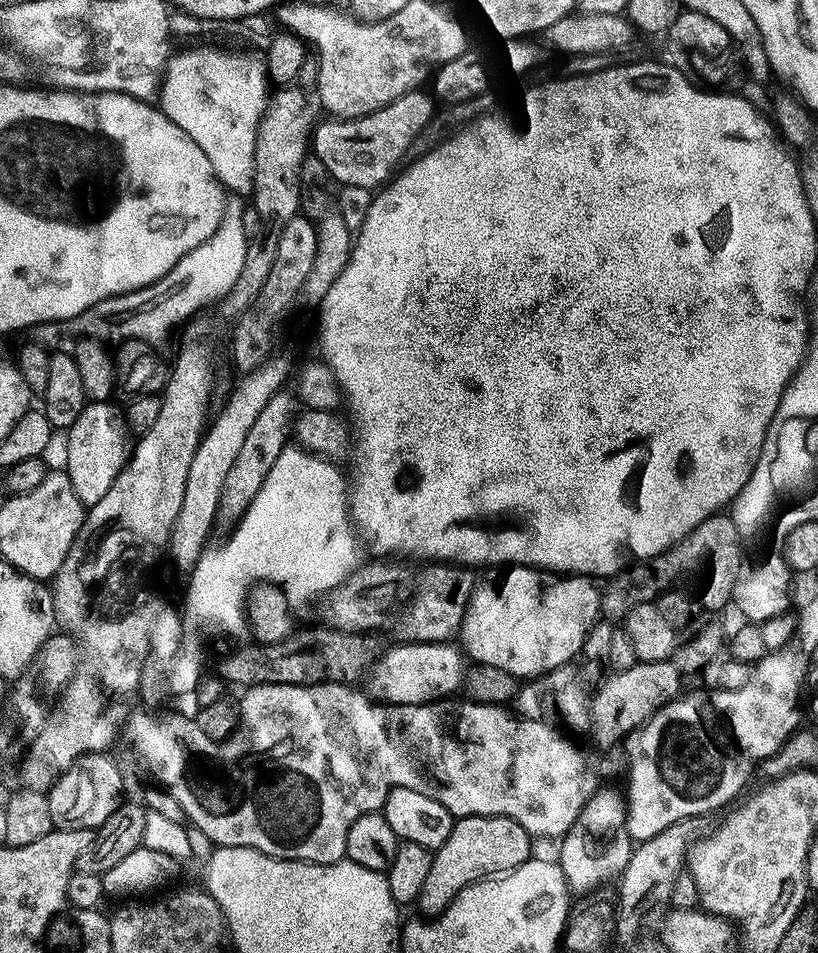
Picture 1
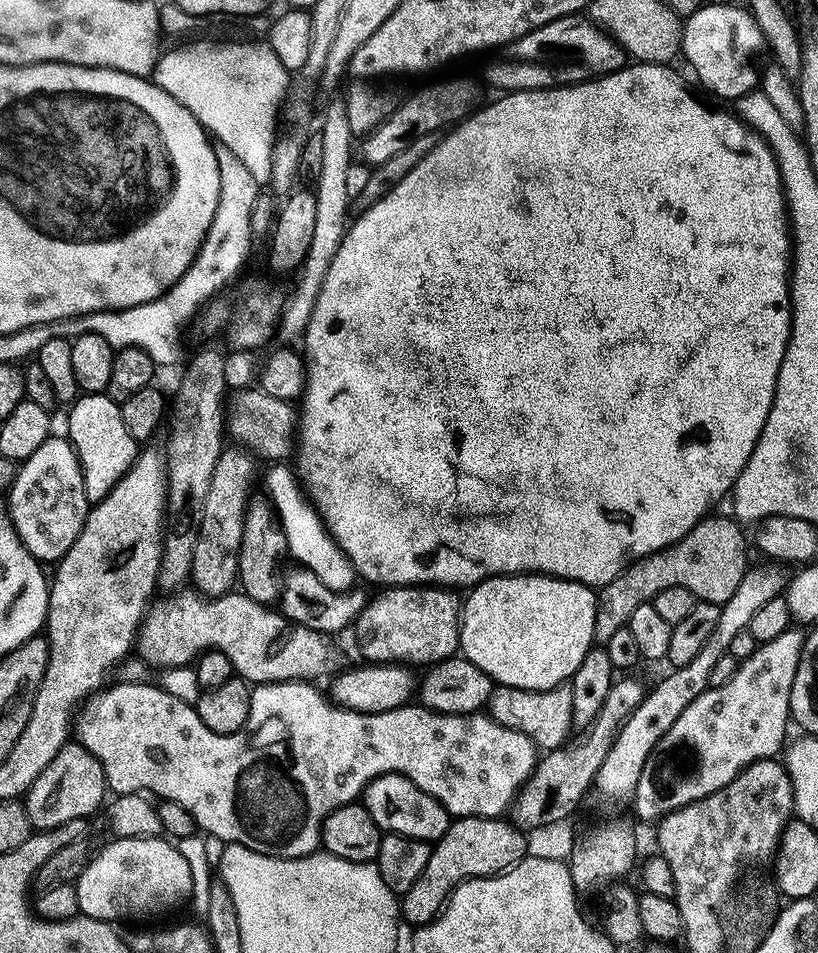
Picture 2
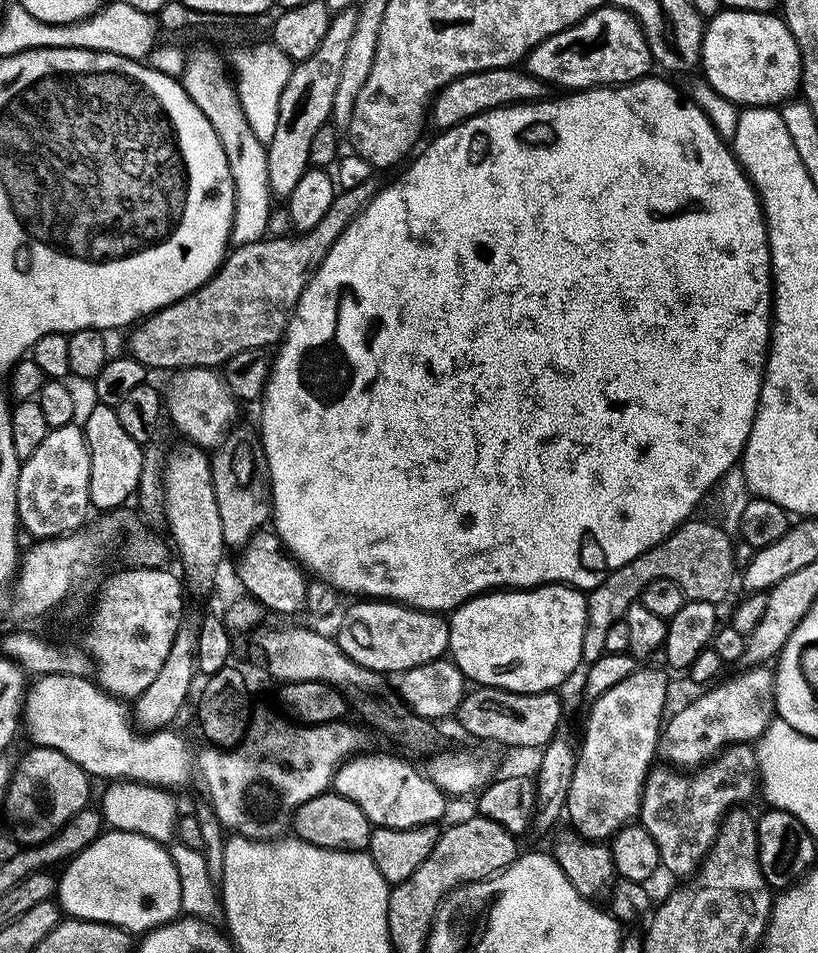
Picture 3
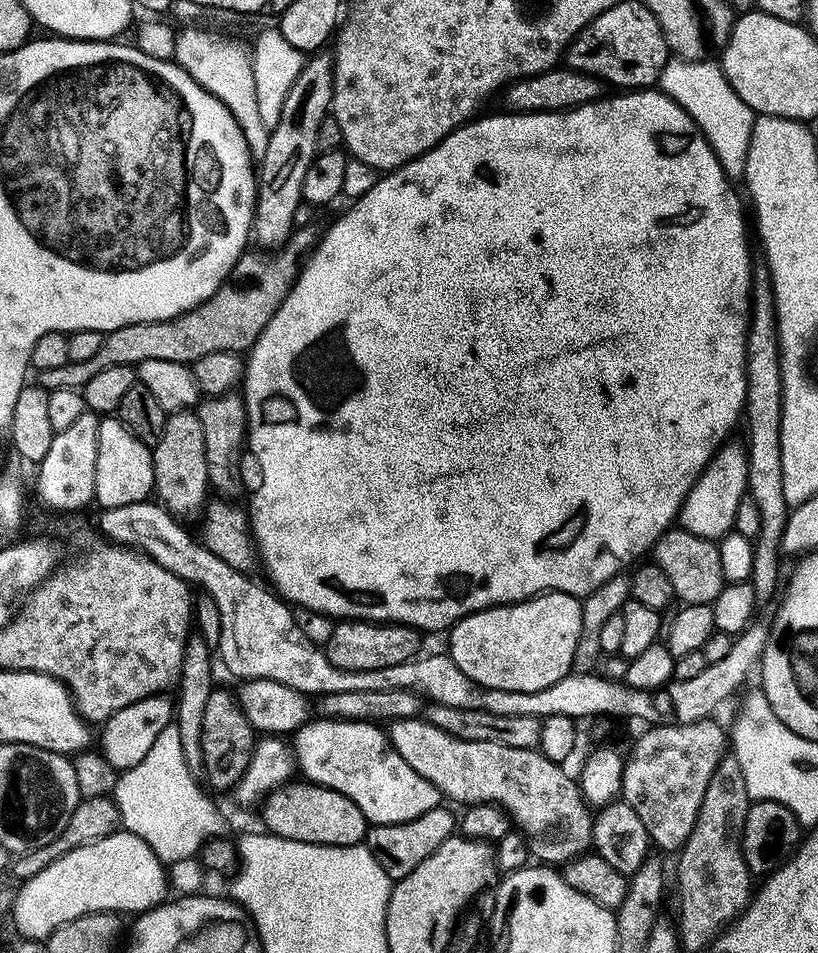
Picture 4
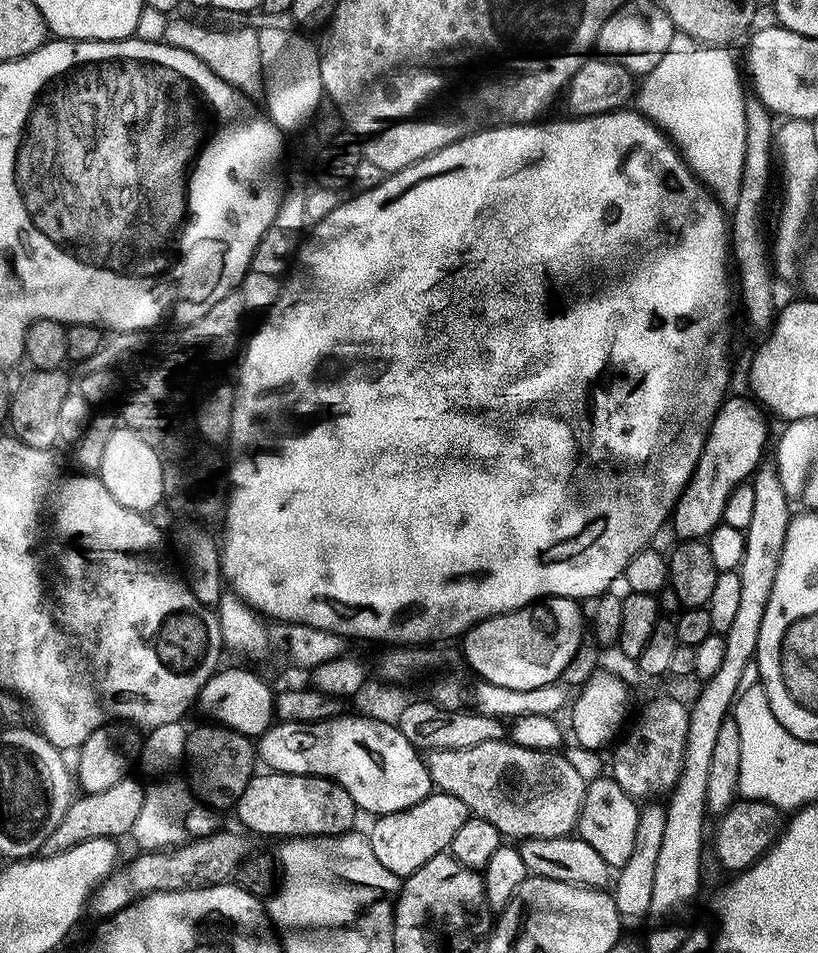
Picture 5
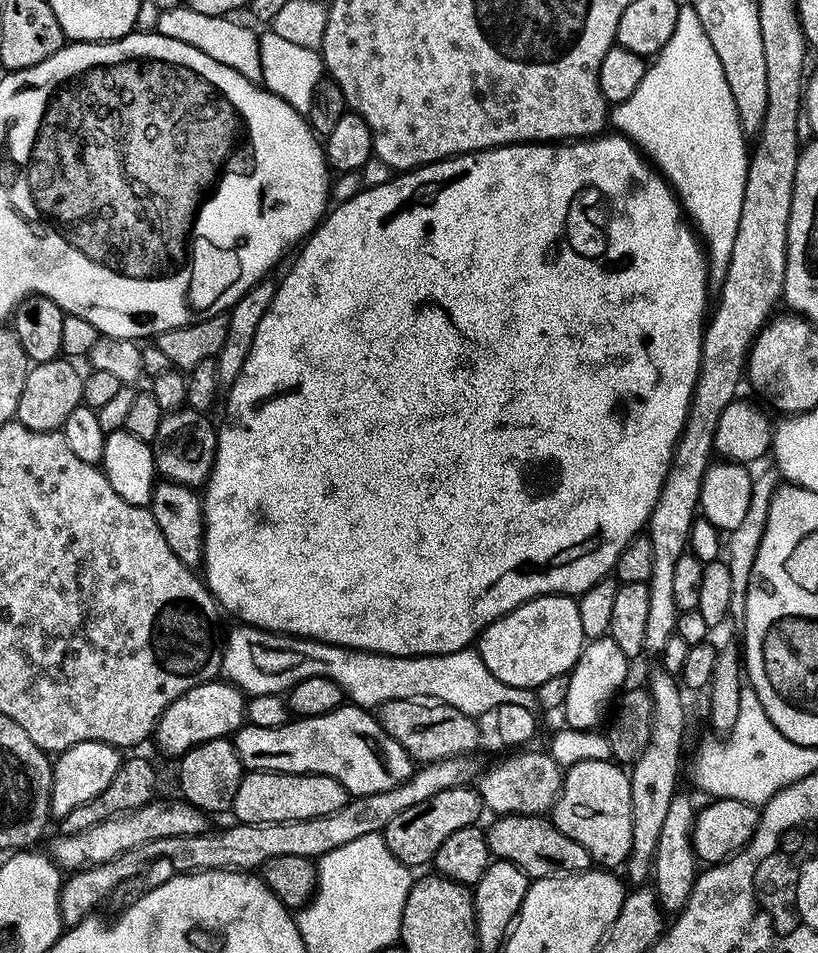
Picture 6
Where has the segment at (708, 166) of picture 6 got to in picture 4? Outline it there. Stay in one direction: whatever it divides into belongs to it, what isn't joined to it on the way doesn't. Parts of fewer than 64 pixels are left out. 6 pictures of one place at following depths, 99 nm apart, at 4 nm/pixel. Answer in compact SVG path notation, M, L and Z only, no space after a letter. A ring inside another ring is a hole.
M669 59L658 81L659 91L665 92L690 118L694 118L702 134L710 142L718 162L724 167L724 173L730 178L743 177L746 170L746 154L750 150L750 138L754 130L756 116L752 108L738 98L730 86L723 67L712 64L711 59L681 60Z

